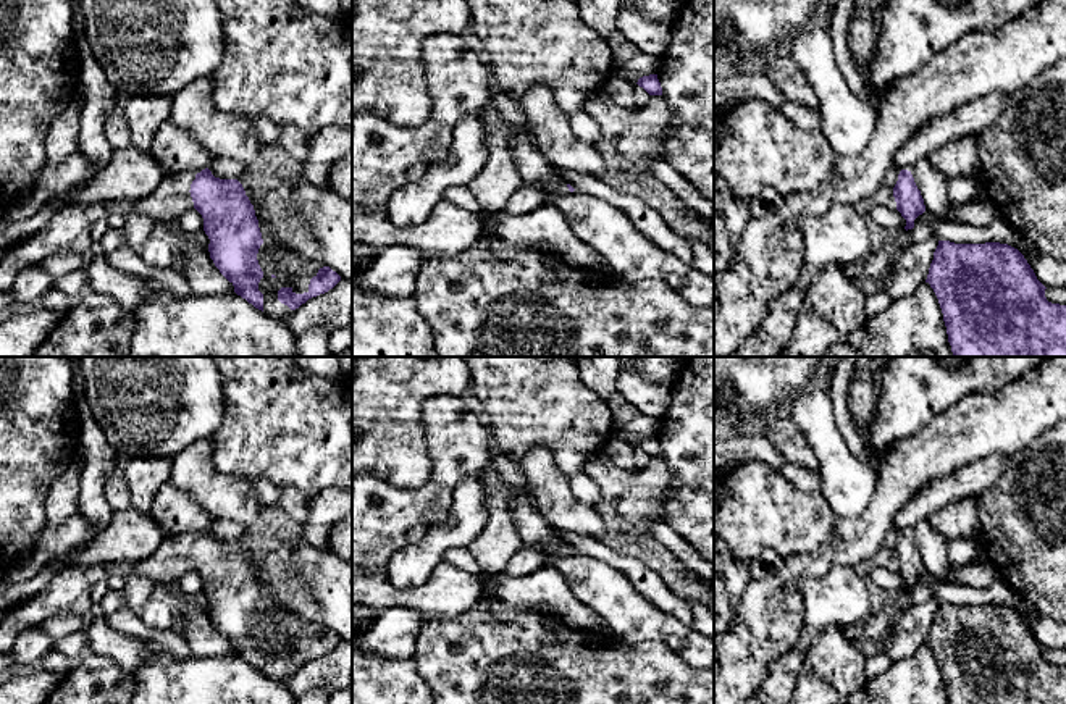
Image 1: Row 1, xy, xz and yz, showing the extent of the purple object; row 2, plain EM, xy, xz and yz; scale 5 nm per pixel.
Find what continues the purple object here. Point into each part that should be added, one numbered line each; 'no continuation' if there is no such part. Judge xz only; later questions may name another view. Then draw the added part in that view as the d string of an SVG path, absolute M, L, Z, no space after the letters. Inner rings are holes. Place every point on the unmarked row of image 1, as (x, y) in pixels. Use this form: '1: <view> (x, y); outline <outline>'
no continuation

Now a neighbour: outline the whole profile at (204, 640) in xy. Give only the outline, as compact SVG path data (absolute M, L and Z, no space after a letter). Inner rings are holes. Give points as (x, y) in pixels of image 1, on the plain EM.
M178 580L163 581L168 589L174 588L179 593L179 612L183 614L183 636L187 647L195 657L215 657L234 652L229 644L210 620L208 609L194 604L191 596L184 594Z

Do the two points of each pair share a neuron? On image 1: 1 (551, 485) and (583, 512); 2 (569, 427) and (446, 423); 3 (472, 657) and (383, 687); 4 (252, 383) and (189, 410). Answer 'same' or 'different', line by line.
1: same
2: different
3: different
4: different

